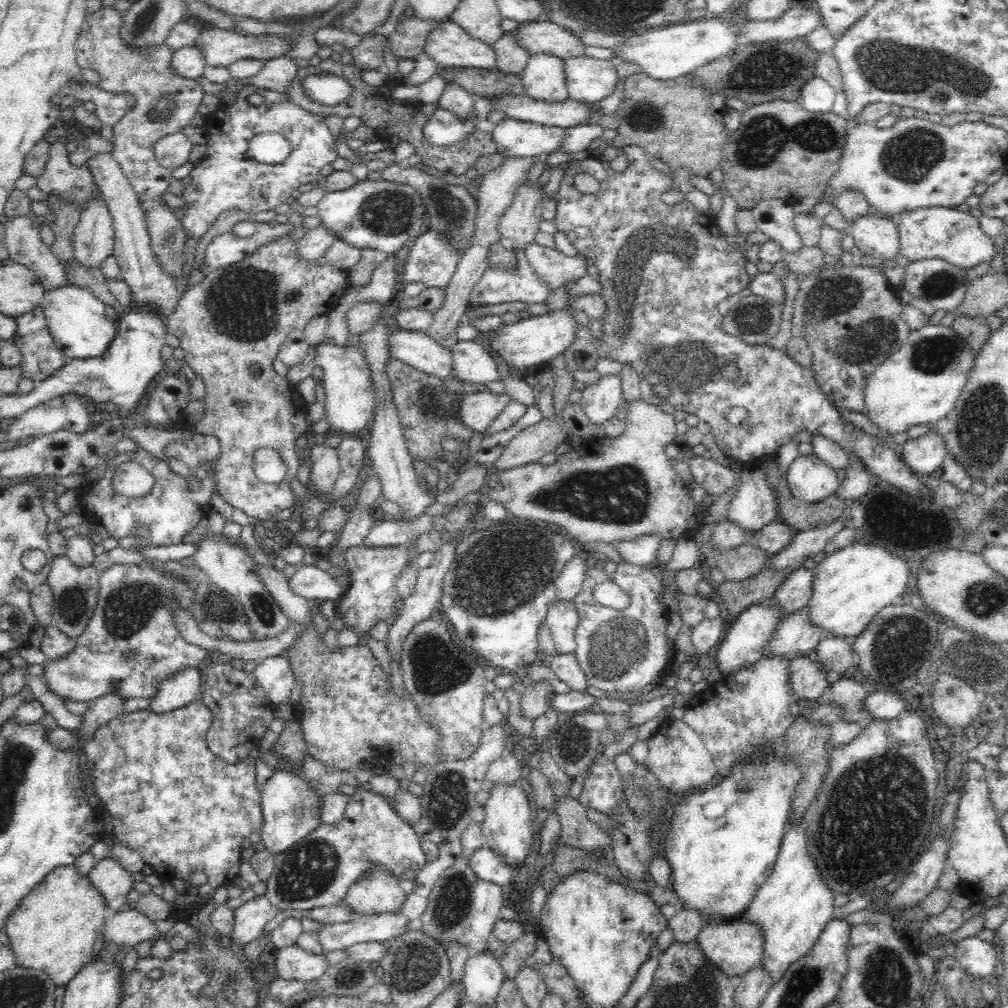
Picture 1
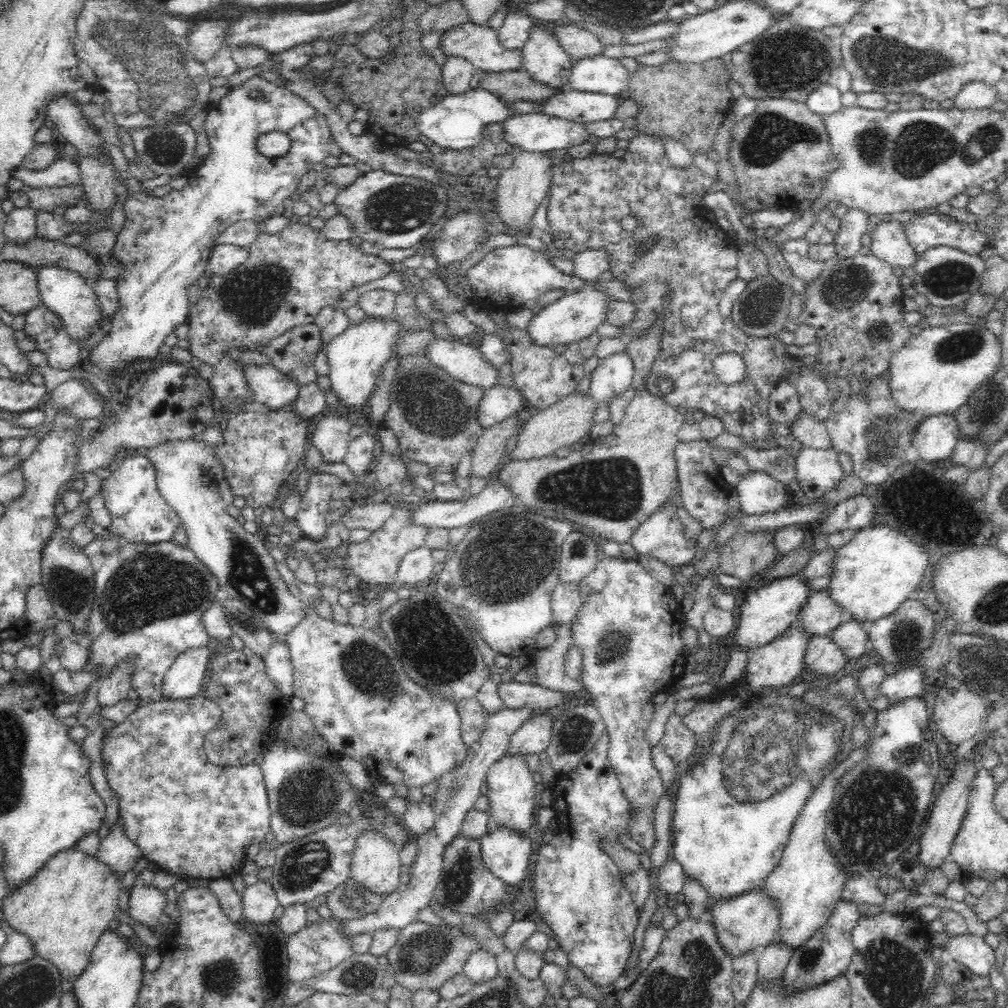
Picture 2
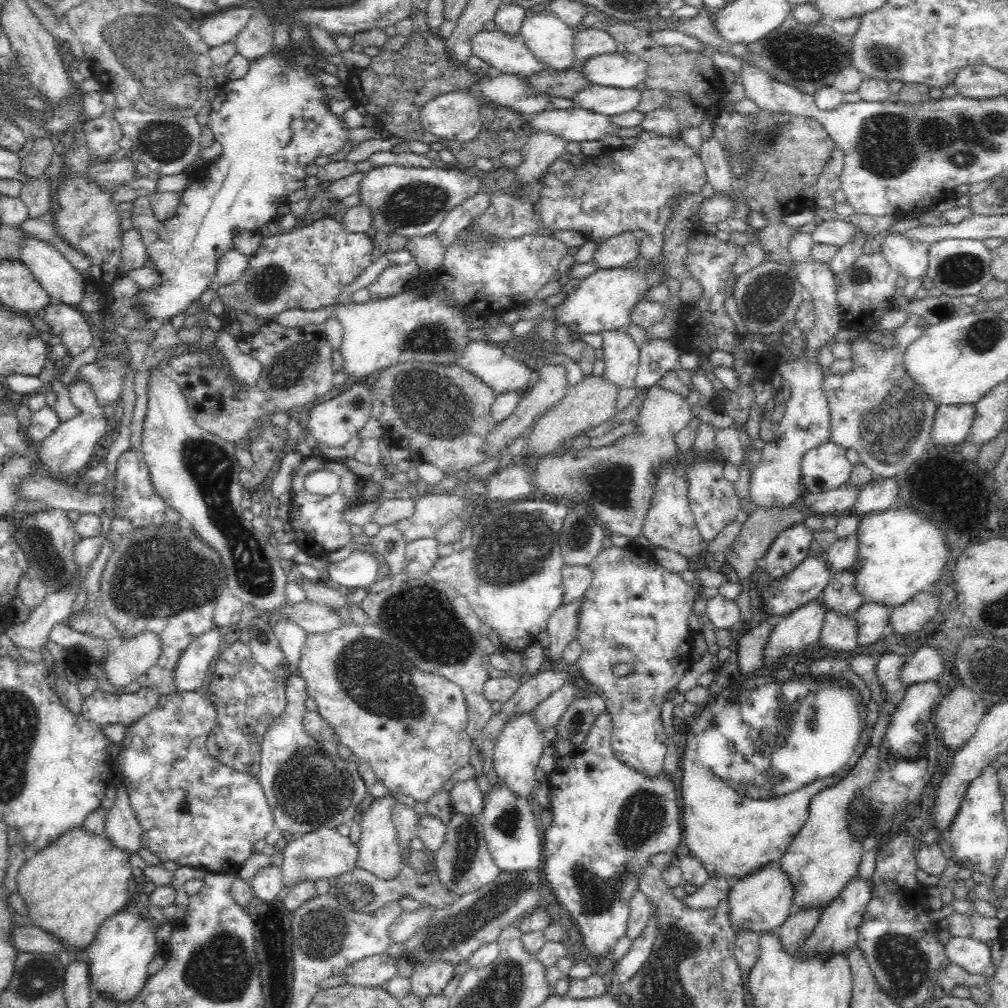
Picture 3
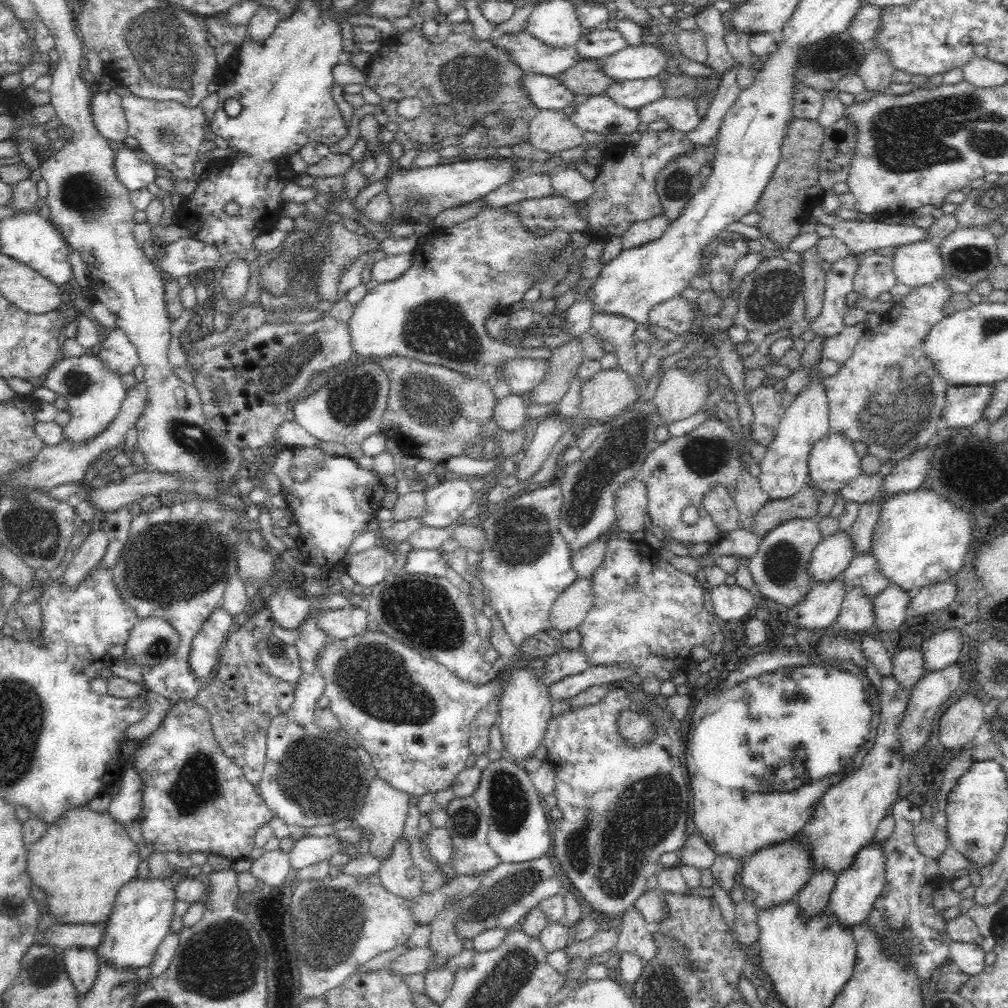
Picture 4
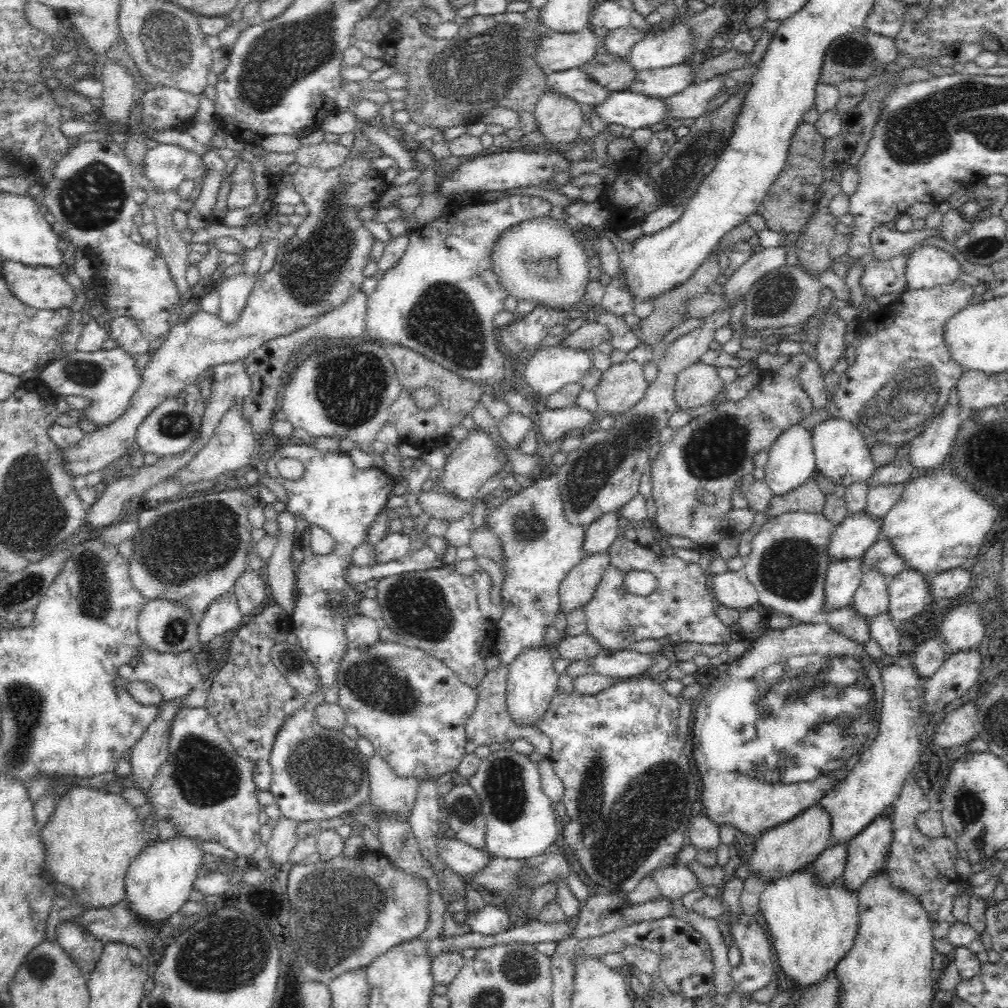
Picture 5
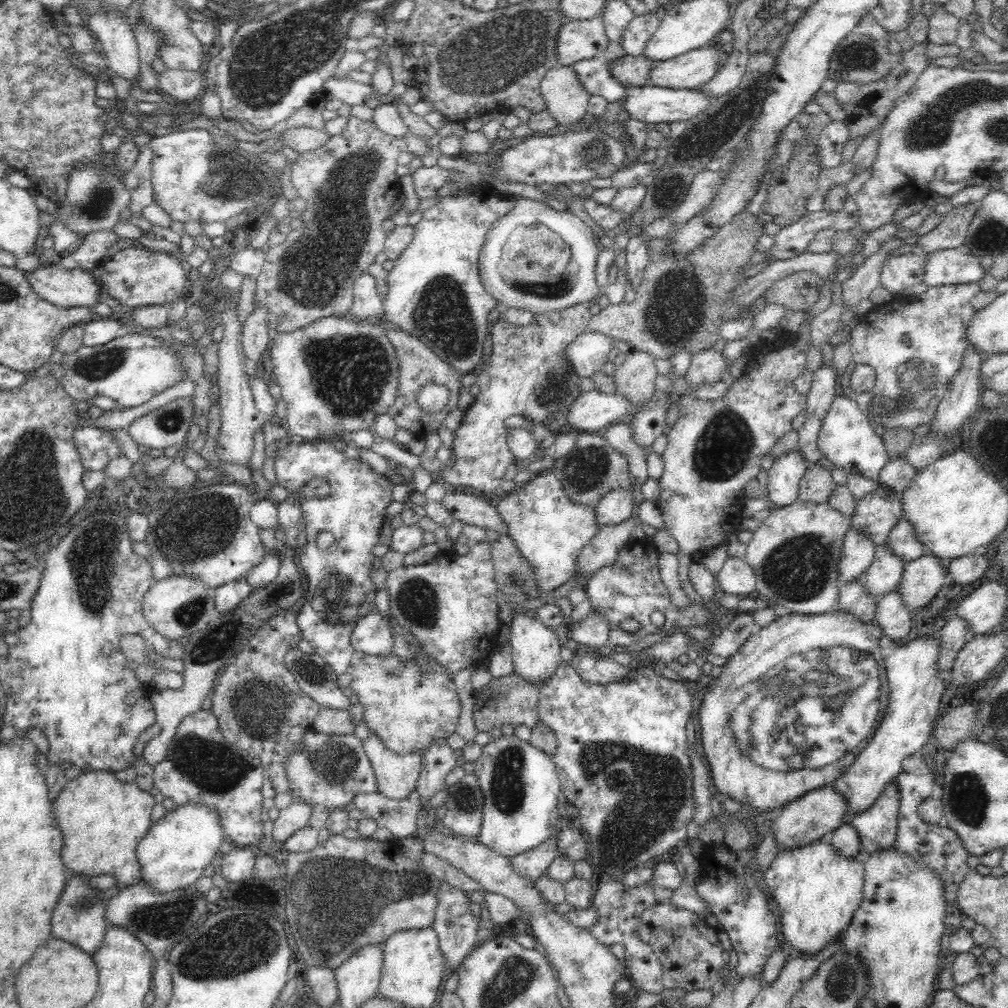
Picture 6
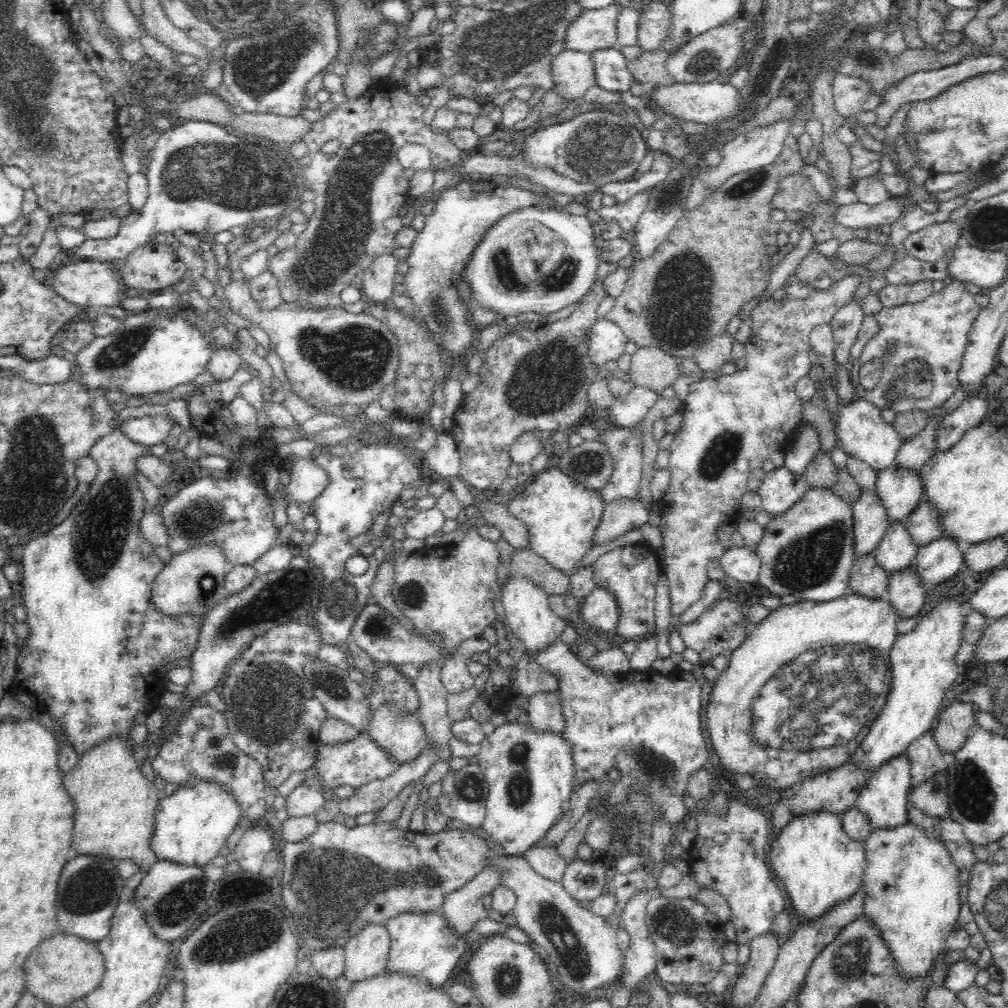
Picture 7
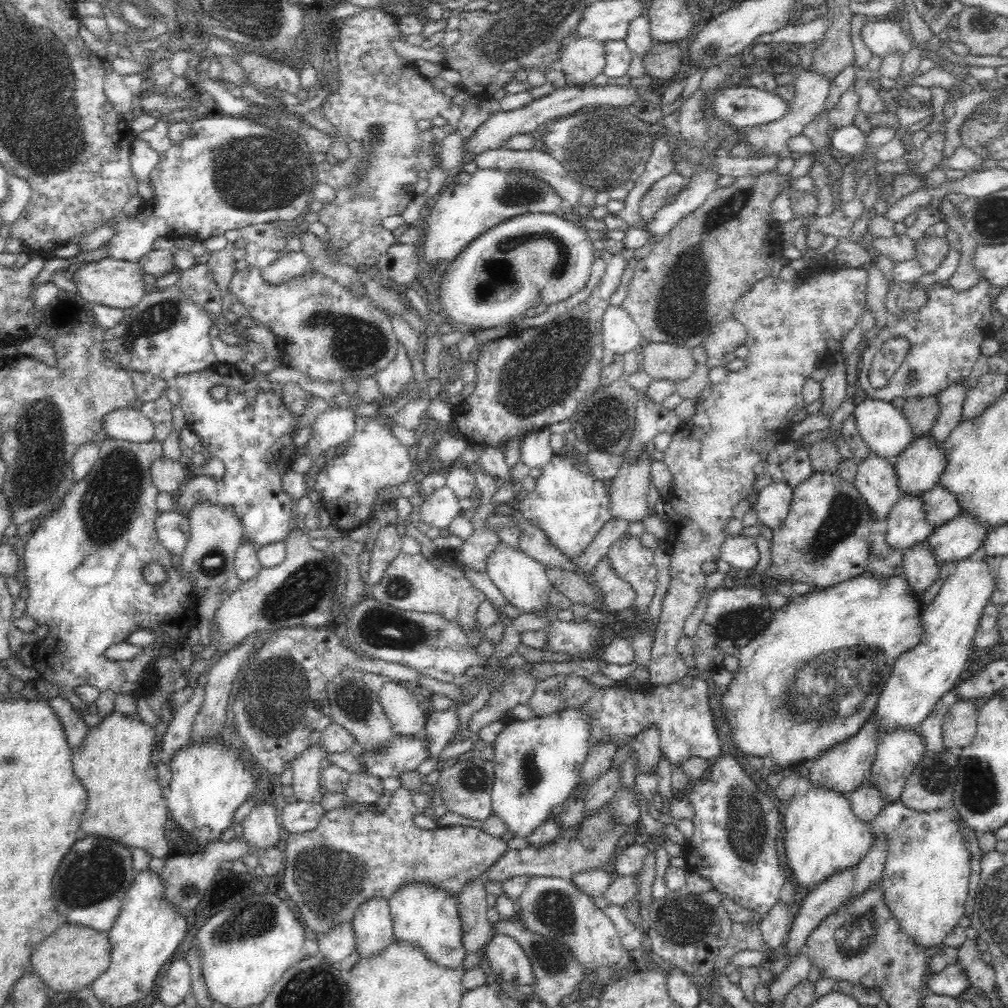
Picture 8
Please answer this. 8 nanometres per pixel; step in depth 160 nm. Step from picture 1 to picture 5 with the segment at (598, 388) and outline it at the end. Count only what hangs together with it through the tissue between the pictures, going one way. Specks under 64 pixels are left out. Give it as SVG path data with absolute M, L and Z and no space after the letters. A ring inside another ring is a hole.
M621 270L620 273L612 277L612 281L606 286L606 292L601 301L602 308L622 317L633 313L632 310L634 310L636 302L637 298L632 297L632 293L630 293L626 274Z

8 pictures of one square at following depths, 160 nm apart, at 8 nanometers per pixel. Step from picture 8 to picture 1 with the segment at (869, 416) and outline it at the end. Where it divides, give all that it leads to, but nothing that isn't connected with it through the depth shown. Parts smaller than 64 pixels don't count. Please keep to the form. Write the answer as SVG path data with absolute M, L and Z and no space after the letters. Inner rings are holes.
M799 454L789 465L785 479L790 492L806 502L818 502L837 492L837 469L812 454Z

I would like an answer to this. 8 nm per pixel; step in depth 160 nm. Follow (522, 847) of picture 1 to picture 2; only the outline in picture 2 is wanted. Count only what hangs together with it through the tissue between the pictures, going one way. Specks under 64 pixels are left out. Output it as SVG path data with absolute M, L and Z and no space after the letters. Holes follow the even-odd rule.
M507 752L505 756L496 760L488 770L487 785L489 788L487 797L492 812L496 814L493 819L495 824L507 826L524 836L534 835L535 823L532 816L534 816L534 802L536 802L536 787L526 755Z

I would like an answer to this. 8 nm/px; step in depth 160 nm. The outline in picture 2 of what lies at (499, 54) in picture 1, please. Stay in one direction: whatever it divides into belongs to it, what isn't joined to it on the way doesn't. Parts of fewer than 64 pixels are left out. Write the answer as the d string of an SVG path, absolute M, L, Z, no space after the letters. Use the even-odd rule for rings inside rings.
M507 11L502 26L497 29L503 47L508 50L521 50L534 23L534 18L527 14Z

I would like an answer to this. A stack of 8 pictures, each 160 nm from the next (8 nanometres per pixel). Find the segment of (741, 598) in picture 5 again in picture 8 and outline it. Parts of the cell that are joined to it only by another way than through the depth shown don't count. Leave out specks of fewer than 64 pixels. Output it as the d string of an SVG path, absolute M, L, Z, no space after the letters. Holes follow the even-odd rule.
M738 534L727 536L724 539L720 548L720 556L730 566L736 566L749 573L760 558L760 551L753 537Z

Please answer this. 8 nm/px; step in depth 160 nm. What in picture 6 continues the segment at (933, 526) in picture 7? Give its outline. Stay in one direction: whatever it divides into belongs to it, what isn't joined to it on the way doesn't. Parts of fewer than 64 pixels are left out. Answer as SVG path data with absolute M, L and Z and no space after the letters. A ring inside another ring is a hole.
M905 518L900 519L890 531L887 538L889 550L899 555L902 560L908 562L920 558L928 550L917 538L914 525Z

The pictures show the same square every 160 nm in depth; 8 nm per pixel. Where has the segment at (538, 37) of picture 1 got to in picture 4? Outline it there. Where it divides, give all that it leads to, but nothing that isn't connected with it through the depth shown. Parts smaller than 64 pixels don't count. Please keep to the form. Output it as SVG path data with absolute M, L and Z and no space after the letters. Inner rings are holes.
M612 25L606 30L585 31L575 47L581 59L604 60L628 45L626 38Z

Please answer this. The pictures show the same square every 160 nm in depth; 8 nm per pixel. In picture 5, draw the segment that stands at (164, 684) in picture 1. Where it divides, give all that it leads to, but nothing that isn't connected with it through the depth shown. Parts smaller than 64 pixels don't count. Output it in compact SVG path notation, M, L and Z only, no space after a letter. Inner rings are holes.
M232 590L225 592L208 605L198 630L199 644L206 645L210 640L216 639L217 635L237 630L242 619L243 614L235 593Z

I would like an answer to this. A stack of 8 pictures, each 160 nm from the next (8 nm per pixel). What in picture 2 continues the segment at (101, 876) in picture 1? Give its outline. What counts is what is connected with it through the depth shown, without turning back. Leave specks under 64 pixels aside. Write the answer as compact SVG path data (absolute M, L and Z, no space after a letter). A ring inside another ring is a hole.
M118 814L108 834L101 838L95 855L100 862L108 865L117 874L124 874L134 869L136 862L143 857L143 852L128 838L122 817Z

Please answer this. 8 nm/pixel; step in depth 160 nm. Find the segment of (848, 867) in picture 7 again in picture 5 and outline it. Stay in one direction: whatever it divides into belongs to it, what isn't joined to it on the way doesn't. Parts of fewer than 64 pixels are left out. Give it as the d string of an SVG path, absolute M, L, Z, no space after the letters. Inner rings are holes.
M808 864L808 868L800 868L798 872L790 872L788 876L780 876L780 878L768 882L760 895L759 907L764 920L768 922L768 934L770 934L772 946L778 955L778 964L788 979L794 980L798 987L812 986L812 984L824 980L824 976L836 968L840 956L844 956L844 952L848 952L859 928L858 891L846 888L843 885L843 878L832 880L828 884L821 882L815 876L811 864Z

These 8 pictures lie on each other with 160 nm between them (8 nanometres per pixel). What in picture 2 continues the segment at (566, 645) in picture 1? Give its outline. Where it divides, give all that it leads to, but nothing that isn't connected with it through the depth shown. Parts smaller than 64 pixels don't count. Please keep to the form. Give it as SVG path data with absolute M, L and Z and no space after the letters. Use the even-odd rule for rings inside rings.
M559 582L555 586L551 594L553 626L571 625L583 603L580 593L579 582Z

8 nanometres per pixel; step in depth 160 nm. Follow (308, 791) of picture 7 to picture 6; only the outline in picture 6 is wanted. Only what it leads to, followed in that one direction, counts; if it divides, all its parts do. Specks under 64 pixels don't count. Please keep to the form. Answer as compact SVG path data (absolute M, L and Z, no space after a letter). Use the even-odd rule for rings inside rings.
M299 796L291 797L288 806L279 810L279 817L274 822L274 840L284 842L288 836L292 836L292 832L308 826L312 811L313 806Z

